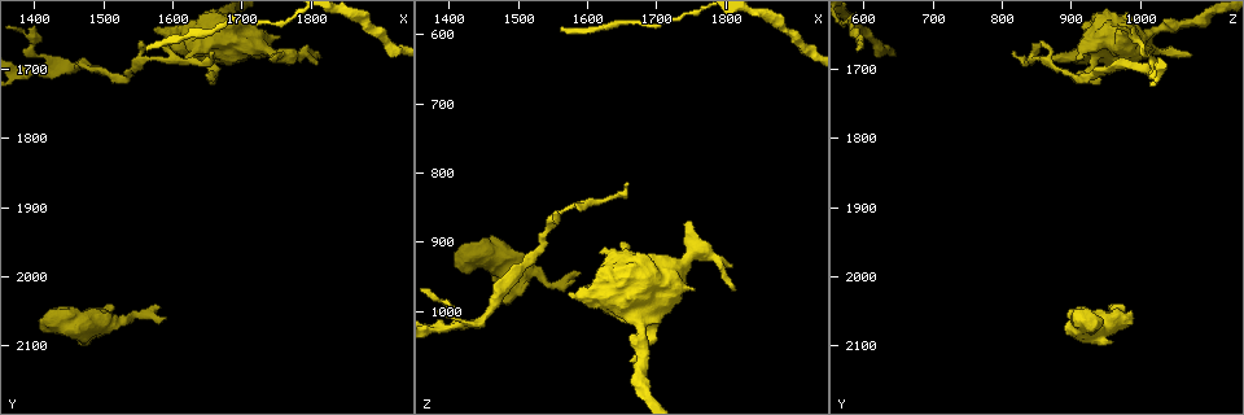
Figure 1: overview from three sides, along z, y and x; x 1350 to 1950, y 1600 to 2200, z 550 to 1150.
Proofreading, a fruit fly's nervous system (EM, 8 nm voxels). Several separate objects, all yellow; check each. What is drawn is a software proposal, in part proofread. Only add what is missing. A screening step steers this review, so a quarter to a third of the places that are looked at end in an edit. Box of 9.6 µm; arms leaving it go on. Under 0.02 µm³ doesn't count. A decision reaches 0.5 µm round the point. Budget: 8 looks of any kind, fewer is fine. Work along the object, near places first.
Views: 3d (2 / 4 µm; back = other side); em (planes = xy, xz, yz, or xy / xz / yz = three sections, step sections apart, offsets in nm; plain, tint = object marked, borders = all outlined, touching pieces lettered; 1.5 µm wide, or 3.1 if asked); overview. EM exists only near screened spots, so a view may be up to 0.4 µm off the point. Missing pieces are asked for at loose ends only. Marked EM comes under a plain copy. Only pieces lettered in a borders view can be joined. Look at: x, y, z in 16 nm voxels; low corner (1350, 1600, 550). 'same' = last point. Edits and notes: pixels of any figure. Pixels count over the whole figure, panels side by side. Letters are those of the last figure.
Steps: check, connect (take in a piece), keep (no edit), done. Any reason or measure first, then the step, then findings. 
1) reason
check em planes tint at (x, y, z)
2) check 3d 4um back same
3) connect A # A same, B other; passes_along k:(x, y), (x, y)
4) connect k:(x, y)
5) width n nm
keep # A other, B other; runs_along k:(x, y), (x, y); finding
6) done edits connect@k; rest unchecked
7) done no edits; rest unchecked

an open end
check em xy step 8 borders at (1745, 1685, 870)

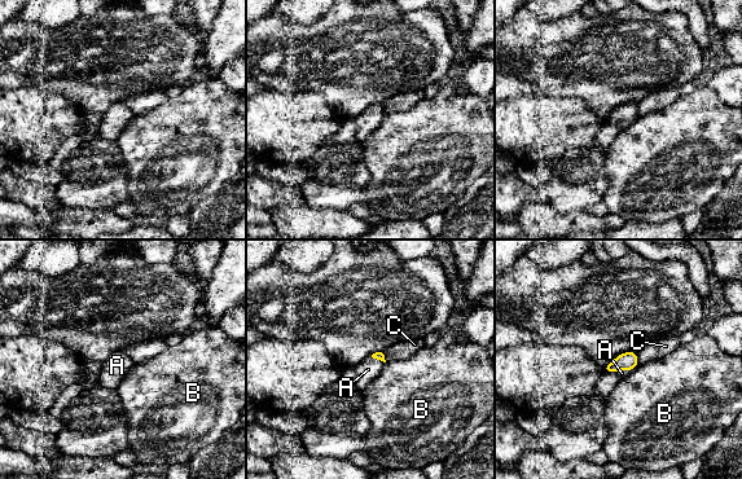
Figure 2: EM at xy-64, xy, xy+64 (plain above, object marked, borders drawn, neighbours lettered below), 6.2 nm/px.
cut it another way
check em planes borders same

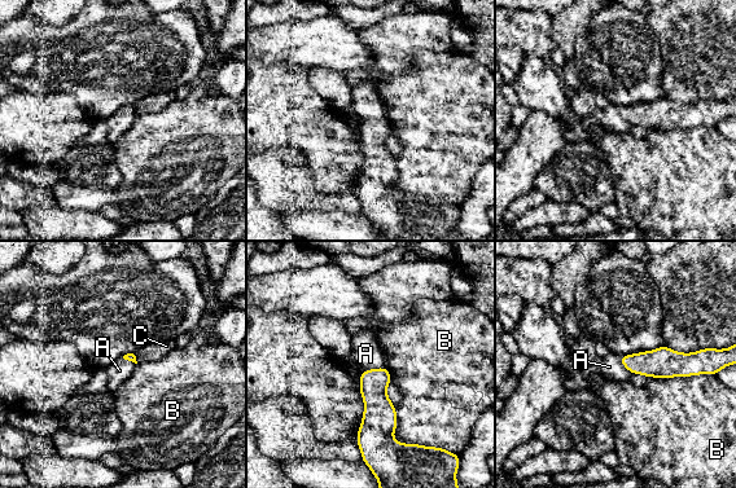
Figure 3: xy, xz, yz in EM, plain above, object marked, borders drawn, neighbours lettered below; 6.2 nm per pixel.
connect A # A same, B other, C other; passes_along 3:(377, 407), (372, 369), (366, 354); the neuron continues

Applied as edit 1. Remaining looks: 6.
thick end
check em xz step 4 tint at (1465, 2095, 960)

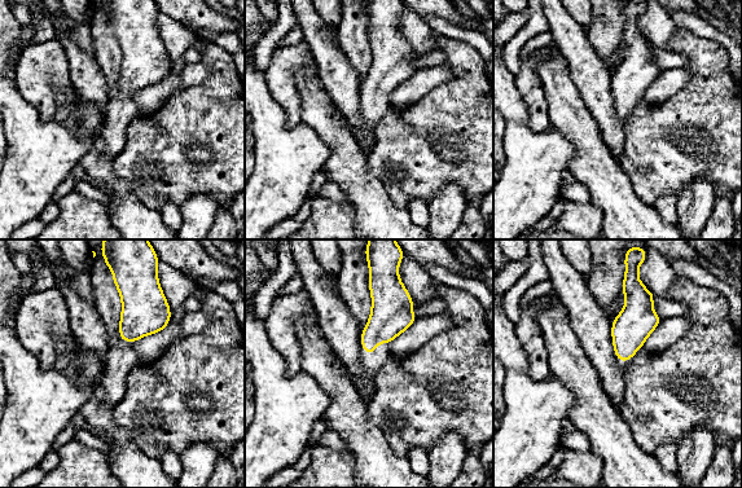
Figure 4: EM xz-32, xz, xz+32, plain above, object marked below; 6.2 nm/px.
check em planes tint same

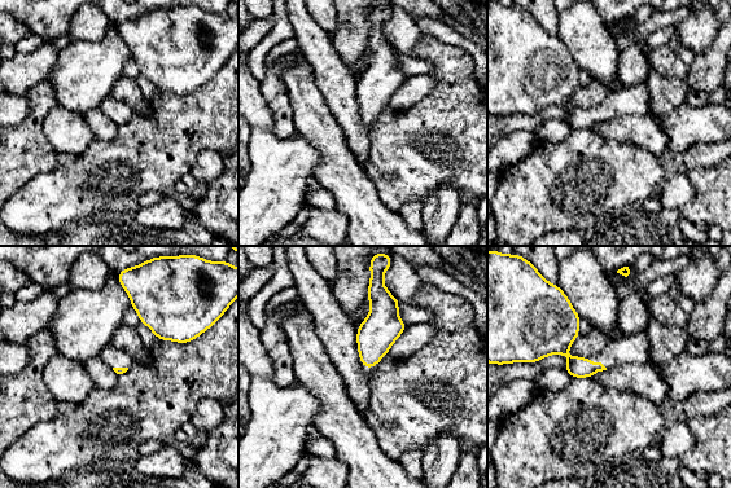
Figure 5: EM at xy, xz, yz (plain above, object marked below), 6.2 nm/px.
see the neighbours
check em planes borders same

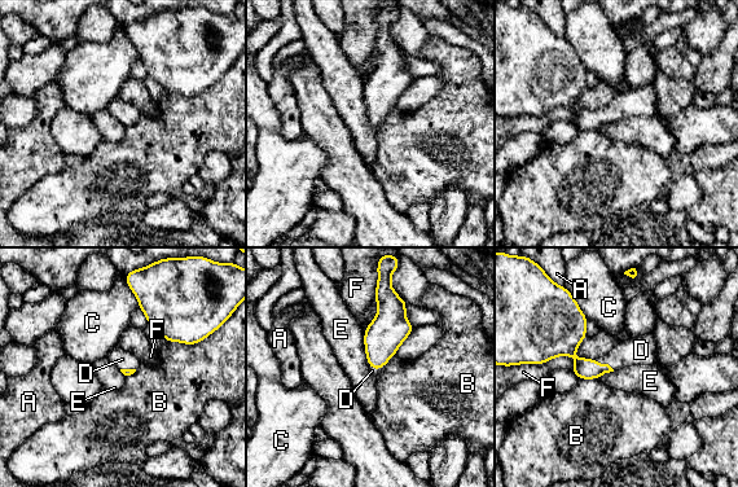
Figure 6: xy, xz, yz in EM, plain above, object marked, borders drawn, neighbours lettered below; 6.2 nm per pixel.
connect D # A other, B other, C other, D same, E other, F other; passes_along 6:(584, 368), (605, 364), (641, 350); the neuron continues

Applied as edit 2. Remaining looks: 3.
done edits connect@3, connect@6; rest unchecked

